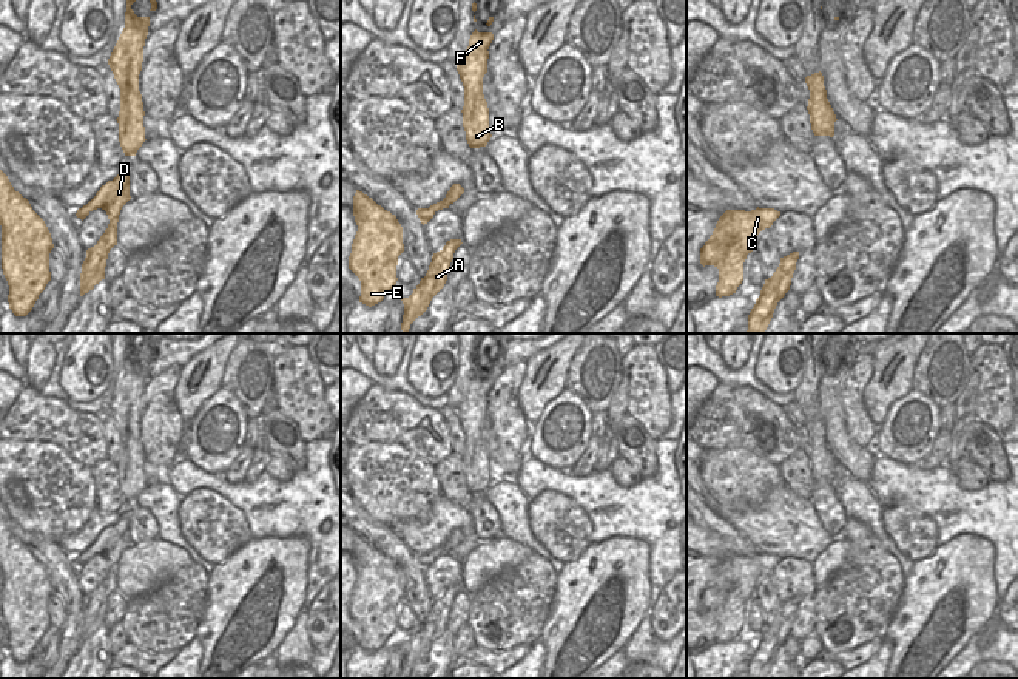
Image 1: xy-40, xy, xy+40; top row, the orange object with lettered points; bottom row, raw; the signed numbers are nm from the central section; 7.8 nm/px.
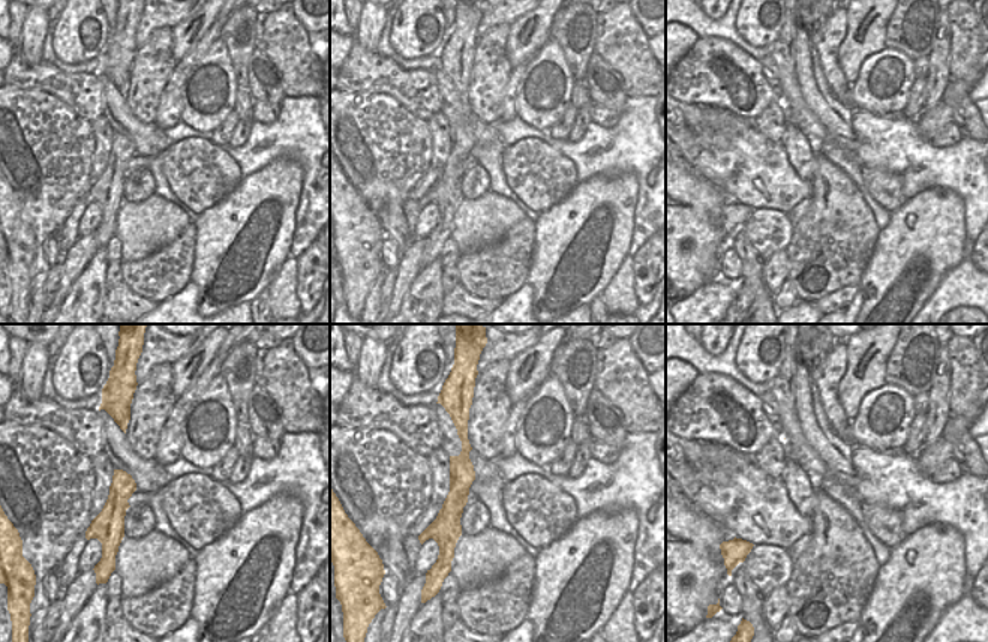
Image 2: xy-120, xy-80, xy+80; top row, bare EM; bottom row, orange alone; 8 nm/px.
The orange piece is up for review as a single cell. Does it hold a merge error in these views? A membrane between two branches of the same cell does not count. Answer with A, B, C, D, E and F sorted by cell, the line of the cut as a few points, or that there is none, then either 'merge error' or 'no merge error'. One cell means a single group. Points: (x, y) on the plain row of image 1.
A B D F / C E; cut in xy along (426, 554), (434, 559); merge error

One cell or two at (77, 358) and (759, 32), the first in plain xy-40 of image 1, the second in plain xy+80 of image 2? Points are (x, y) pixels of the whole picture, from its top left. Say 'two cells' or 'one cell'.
one cell

